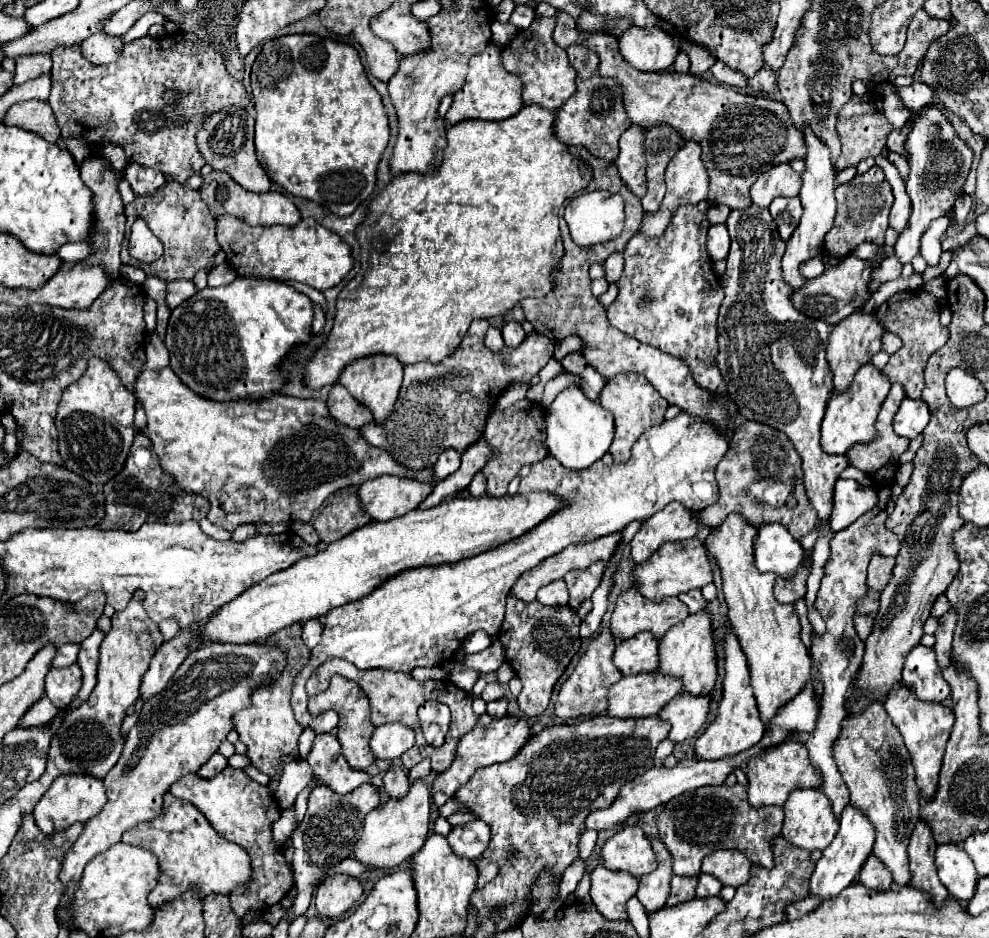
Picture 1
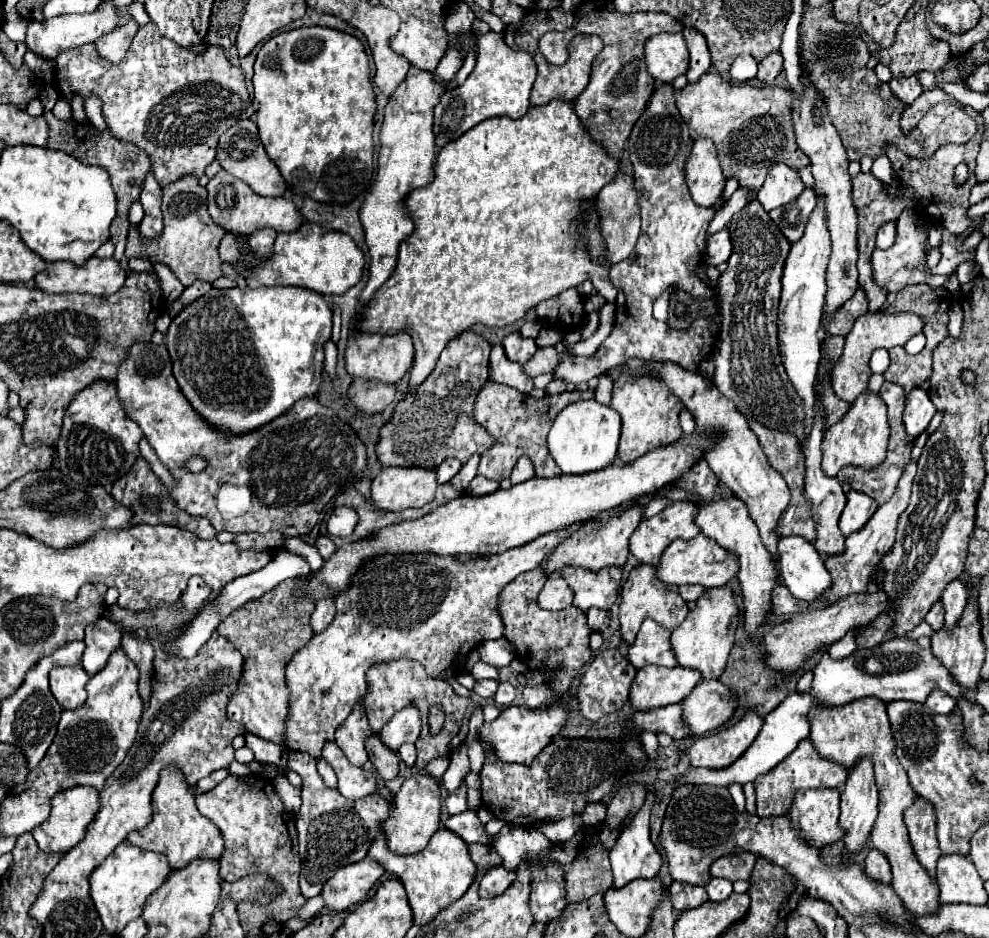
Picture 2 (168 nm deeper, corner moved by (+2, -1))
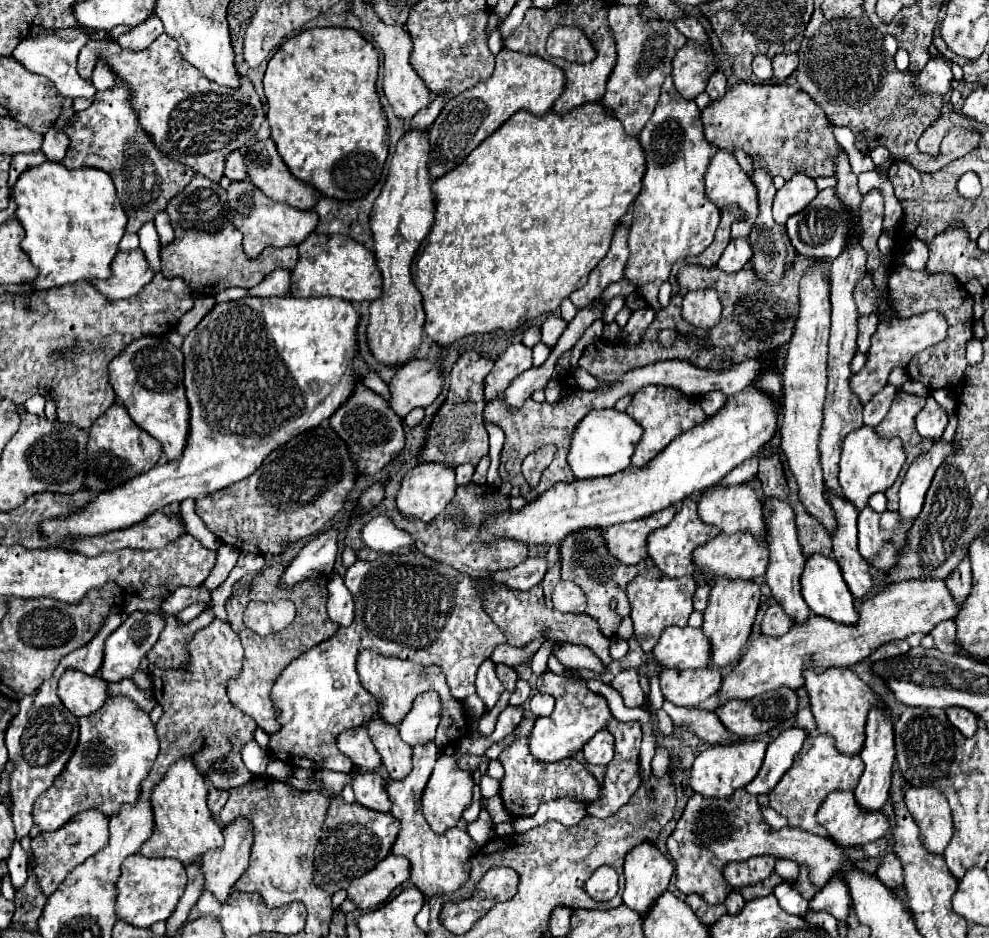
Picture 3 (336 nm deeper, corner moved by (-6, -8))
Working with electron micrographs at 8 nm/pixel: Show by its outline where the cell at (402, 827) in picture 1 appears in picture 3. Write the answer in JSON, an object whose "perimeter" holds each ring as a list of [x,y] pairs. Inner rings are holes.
{"perimeter":[[[442,754],[436,760],[434,772],[430,774],[430,780],[428,780],[428,784],[426,784],[424,792],[422,792],[422,798],[420,798],[424,818],[428,818],[428,824],[430,824],[430,828],[436,834],[444,834],[448,828],[454,828],[456,826],[456,822],[462,816],[464,808],[472,800],[472,786],[474,786],[472,774],[466,772],[466,770],[460,770],[456,766],[454,754]]]}

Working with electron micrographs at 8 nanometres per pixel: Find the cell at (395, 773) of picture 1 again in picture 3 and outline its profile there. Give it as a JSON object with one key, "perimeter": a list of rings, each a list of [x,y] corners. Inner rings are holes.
{"perimeter":[[[380,718],[366,724],[368,736],[374,742],[378,754],[382,756],[382,764],[392,780],[402,780],[412,770],[412,748],[402,742],[398,736],[398,728],[384,724]]]}

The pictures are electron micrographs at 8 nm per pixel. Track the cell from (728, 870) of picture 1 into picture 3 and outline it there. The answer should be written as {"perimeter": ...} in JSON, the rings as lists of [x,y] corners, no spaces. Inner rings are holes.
{"perimeter":[[[760,856],[760,858],[750,858],[744,862],[730,862],[724,868],[724,878],[732,888],[742,888],[750,884],[758,884],[766,880],[774,872],[774,856]]]}

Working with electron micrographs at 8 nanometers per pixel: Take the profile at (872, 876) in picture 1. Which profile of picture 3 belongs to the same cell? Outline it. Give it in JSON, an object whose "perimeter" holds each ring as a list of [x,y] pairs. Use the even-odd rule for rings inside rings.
{"perimeter":[[[890,852],[886,854],[880,864],[878,864],[878,870],[876,870],[876,876],[888,886],[888,888],[900,888],[902,882],[904,882],[904,874],[902,874],[902,864],[900,860]]]}

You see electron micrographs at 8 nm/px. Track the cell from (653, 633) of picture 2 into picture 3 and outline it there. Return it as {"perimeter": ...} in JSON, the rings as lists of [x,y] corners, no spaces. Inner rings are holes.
{"perimeter":[[[668,626],[662,630],[652,656],[660,668],[696,670],[710,662],[710,642],[700,628]]]}

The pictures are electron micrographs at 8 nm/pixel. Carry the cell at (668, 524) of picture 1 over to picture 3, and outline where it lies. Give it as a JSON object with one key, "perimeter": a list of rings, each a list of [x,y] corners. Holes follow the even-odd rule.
{"perimeter":[[[686,498],[682,502],[680,512],[672,518],[672,522],[660,530],[654,530],[648,536],[648,558],[670,578],[680,578],[686,574],[694,574],[694,564],[692,564],[692,550],[706,544],[718,534],[718,528],[702,524],[702,520],[696,514],[696,502],[692,498]]]}

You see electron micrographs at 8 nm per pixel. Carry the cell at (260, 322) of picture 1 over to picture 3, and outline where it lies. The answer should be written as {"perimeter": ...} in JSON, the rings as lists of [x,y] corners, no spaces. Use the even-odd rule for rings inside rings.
{"perimeter":[[[254,298],[216,304],[200,324],[184,336],[184,386],[190,402],[190,436],[184,454],[178,462],[156,464],[150,472],[136,476],[134,480],[102,492],[84,510],[56,520],[44,520],[42,532],[52,540],[94,536],[128,528],[142,522],[148,514],[162,510],[168,504],[182,502],[184,498],[204,498],[218,492],[254,472],[258,464],[278,444],[290,440],[298,432],[306,432],[330,418],[342,402],[348,400],[356,374],[352,370],[352,358],[356,354],[356,326],[358,312],[342,298]]]}

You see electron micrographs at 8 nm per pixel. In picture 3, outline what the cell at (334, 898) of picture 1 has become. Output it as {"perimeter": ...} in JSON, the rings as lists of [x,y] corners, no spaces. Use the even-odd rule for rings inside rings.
{"perimeter":[[[388,854],[382,864],[378,864],[368,874],[360,876],[348,886],[348,900],[356,904],[358,910],[372,910],[386,902],[390,892],[408,880],[410,862],[400,856]]]}

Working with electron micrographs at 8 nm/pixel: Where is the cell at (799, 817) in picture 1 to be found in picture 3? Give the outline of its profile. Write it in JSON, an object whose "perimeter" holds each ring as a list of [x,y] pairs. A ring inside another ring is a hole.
{"perimeter":[[[832,792],[820,804],[816,812],[818,824],[822,824],[832,840],[838,840],[844,848],[862,846],[882,838],[888,830],[888,820],[878,812],[874,816],[862,816],[854,808],[852,792]]]}

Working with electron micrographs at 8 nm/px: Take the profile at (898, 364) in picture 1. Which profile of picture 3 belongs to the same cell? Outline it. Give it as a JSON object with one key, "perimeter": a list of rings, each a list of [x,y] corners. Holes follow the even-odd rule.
{"perimeter":[[[900,266],[898,270],[894,270],[890,274],[888,280],[888,290],[890,290],[890,298],[892,298],[892,308],[896,312],[898,318],[908,318],[914,314],[922,314],[928,310],[936,310],[940,312],[946,322],[948,322],[948,336],[946,340],[942,340],[940,344],[918,352],[910,364],[906,366],[908,378],[914,382],[924,384],[928,390],[938,390],[938,388],[954,388],[956,384],[960,384],[962,376],[964,376],[964,368],[966,368],[966,342],[972,338],[972,298],[970,294],[964,290],[962,284],[958,284],[954,280],[954,276],[946,276],[946,274],[924,274],[924,272],[914,272],[906,266]]]}

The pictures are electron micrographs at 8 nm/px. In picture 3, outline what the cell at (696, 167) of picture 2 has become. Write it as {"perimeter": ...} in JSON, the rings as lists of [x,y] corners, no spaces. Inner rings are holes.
{"perimeter":[[[718,150],[708,164],[704,180],[706,180],[706,198],[710,202],[714,202],[716,208],[726,208],[726,206],[734,206],[734,204],[740,208],[742,218],[732,224],[732,238],[738,238],[738,236],[746,238],[756,220],[756,214],[758,214],[758,200],[756,200],[756,188],[754,188],[752,180],[742,172],[734,154]]]}

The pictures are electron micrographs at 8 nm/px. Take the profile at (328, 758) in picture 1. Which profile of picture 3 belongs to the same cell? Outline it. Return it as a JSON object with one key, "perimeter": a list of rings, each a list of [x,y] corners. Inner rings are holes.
{"perimeter":[[[360,768],[350,770],[352,776],[352,790],[356,796],[356,802],[378,810],[378,812],[388,812],[390,810],[390,800],[386,794],[386,780],[378,772],[364,772]]]}

